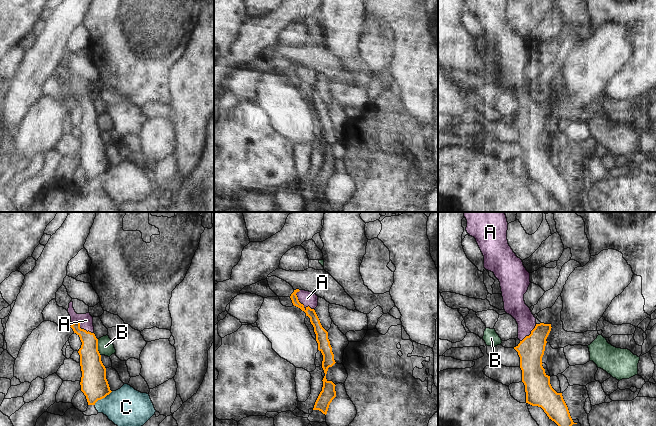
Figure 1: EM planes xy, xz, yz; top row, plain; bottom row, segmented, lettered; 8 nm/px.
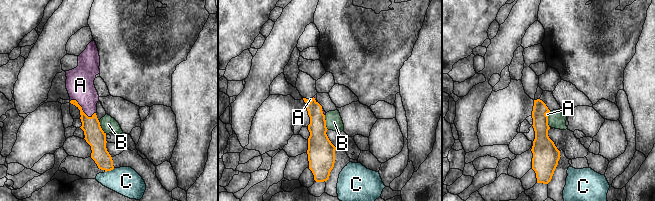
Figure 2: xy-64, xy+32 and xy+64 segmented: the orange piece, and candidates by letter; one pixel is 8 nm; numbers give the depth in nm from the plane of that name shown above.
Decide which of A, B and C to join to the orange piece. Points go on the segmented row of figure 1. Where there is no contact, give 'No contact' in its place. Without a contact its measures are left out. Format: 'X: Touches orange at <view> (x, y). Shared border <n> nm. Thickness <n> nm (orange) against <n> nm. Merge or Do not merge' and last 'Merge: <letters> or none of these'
A: Touches orange at xz (300, 303). Shared border 200 nm. Thickness 70 nm (orange) against 120 nm. Merge
B: Touches orange at xy (97, 347). Shared border 140 nm. Thickness 190 nm (orange) against 130 nm. Do not merge
C: Touches orange at xy (103, 397). Shared border 190 nm. Thickness 220 nm (orange) against 300 nm. Do not merge
Merge: A.

